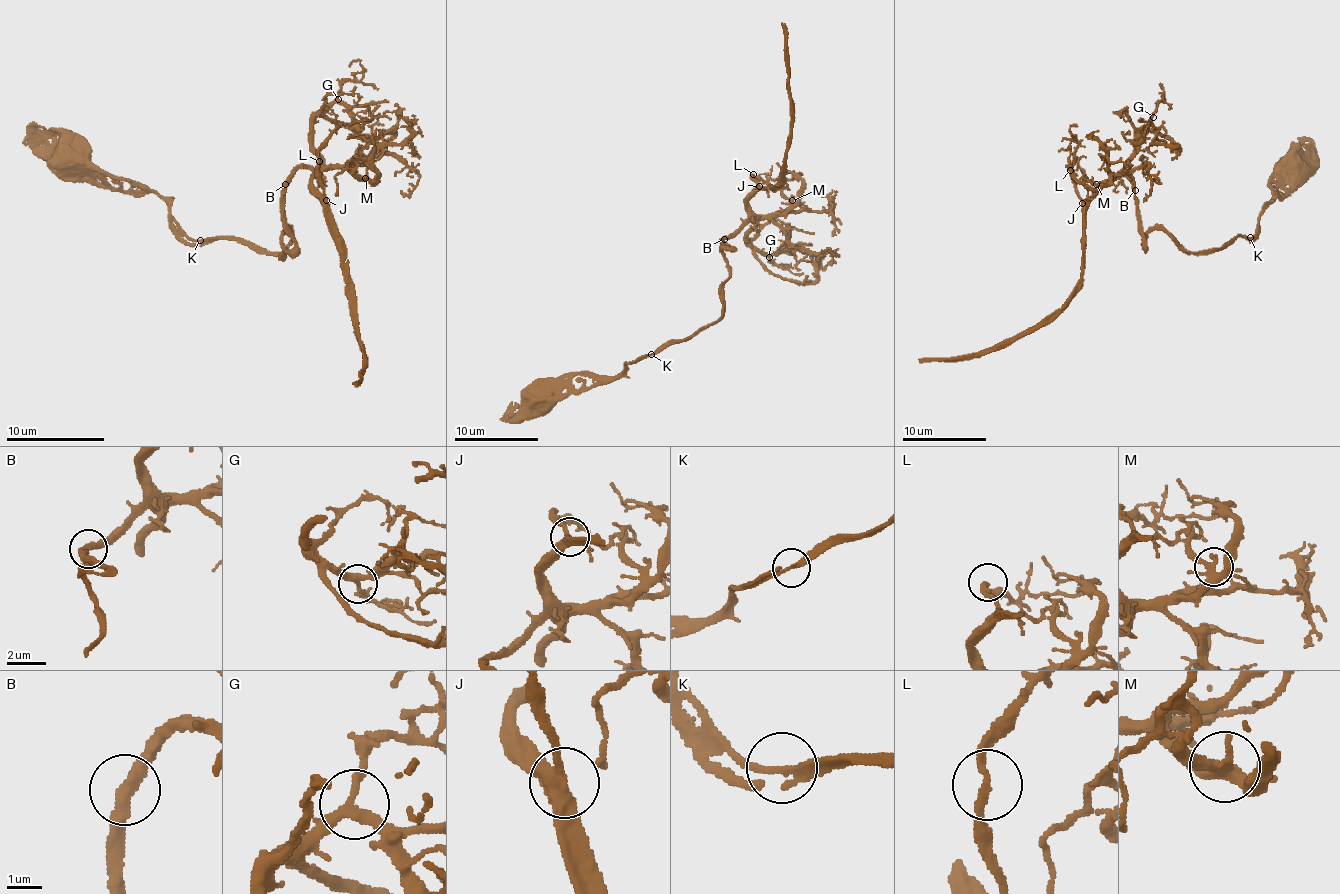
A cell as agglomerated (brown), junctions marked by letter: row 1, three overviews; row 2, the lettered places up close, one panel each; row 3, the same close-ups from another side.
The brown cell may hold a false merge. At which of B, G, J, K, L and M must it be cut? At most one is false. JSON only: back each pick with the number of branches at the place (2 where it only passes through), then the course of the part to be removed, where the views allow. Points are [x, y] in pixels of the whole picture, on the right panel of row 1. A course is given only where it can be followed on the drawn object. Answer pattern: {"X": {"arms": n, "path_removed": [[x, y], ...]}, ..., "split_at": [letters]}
{"split_at": []}

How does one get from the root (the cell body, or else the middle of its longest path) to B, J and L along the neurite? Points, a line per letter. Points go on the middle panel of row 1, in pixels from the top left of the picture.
B: (542, 396), (549, 387), (610, 383), (629, 362), (712, 324), (729, 276), (721, 251), (731, 249), (723, 238)
J: (542, 396), (610, 383), (629, 362), (712, 324), (729, 276), (723, 240), (748, 217), (746, 198), (759, 186)
L: (542, 396), (610, 383), (721, 316), (723, 240), (748, 217), (752, 173)

